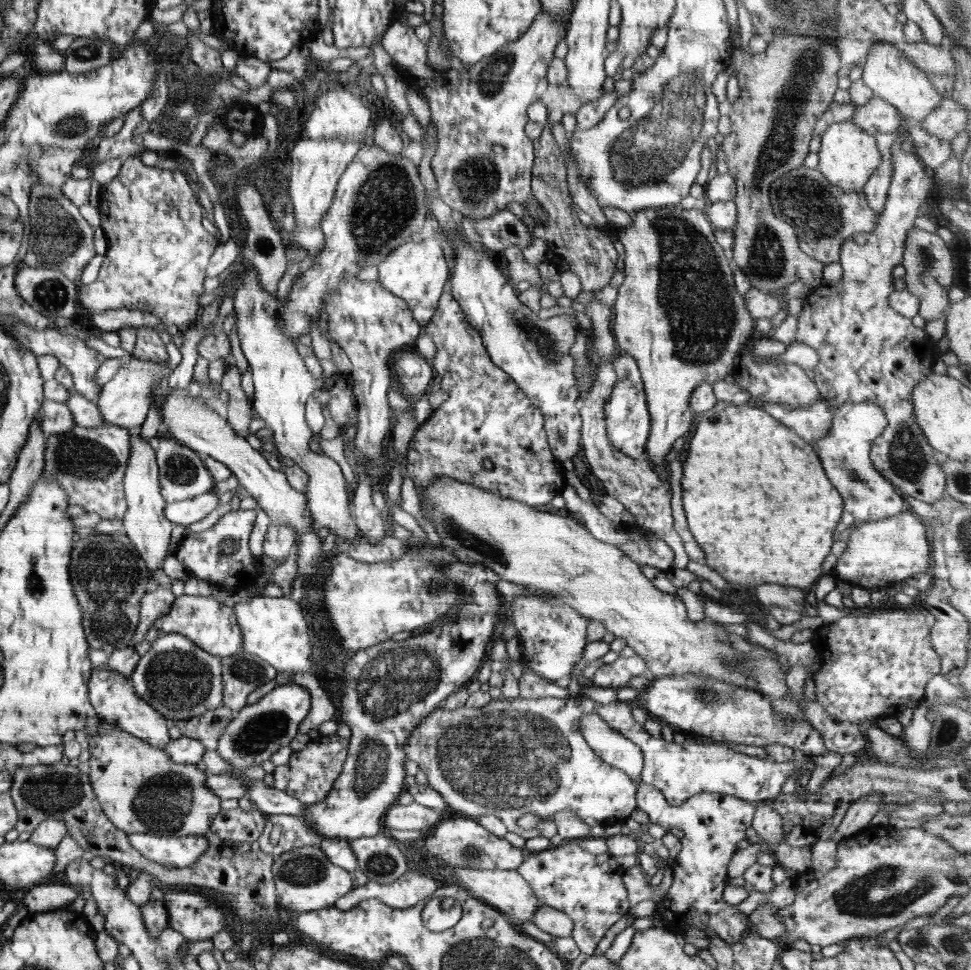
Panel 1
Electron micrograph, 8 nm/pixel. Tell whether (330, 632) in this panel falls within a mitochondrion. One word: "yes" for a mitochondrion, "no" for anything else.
no

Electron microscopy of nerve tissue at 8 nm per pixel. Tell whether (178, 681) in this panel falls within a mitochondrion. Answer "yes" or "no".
yes

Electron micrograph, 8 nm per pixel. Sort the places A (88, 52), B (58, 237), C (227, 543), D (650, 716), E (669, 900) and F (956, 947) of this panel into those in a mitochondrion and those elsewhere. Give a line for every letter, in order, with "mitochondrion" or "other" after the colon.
A: mitochondrion
B: mitochondrion
C: mitochondrion
D: other
E: other
F: mitochondrion

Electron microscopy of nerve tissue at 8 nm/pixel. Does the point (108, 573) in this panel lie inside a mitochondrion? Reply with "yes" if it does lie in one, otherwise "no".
yes

